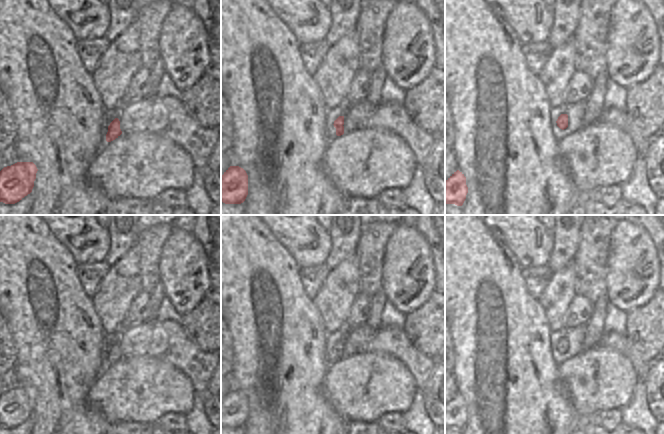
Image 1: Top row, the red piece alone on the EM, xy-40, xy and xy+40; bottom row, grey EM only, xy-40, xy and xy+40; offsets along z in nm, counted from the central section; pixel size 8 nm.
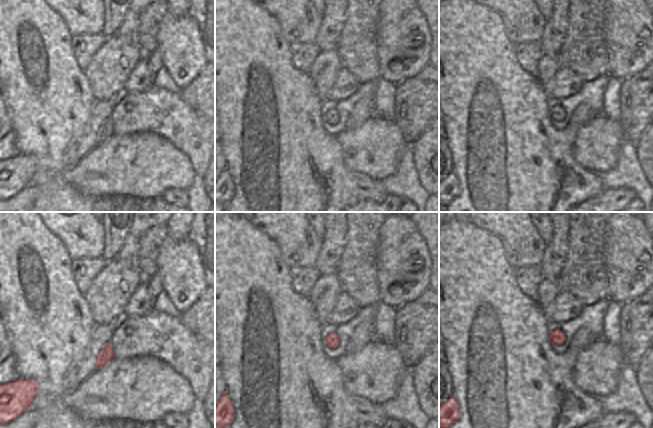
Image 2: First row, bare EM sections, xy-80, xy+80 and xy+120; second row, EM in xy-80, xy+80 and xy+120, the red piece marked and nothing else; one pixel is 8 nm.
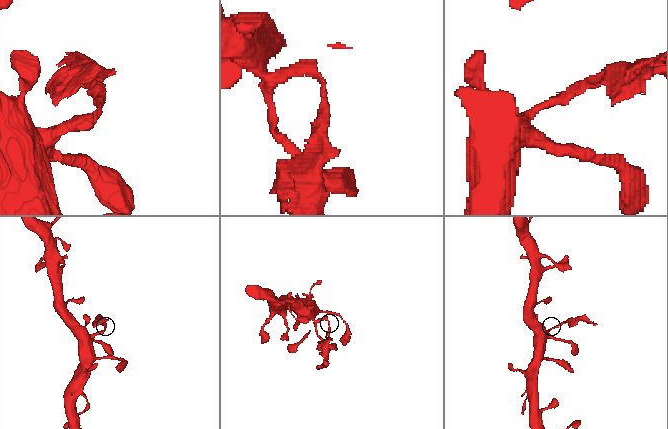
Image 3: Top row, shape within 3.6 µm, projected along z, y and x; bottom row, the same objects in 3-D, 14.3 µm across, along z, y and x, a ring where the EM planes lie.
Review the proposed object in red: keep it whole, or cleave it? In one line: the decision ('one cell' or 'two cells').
two cells

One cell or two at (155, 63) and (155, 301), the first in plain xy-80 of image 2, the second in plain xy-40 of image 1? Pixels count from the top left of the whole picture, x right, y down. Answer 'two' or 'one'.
one

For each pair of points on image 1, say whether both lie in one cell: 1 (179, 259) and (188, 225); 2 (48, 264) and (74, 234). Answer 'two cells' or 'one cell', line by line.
1: two cells
2: two cells

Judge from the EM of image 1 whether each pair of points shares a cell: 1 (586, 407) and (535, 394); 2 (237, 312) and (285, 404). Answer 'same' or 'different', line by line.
1: different
2: same

